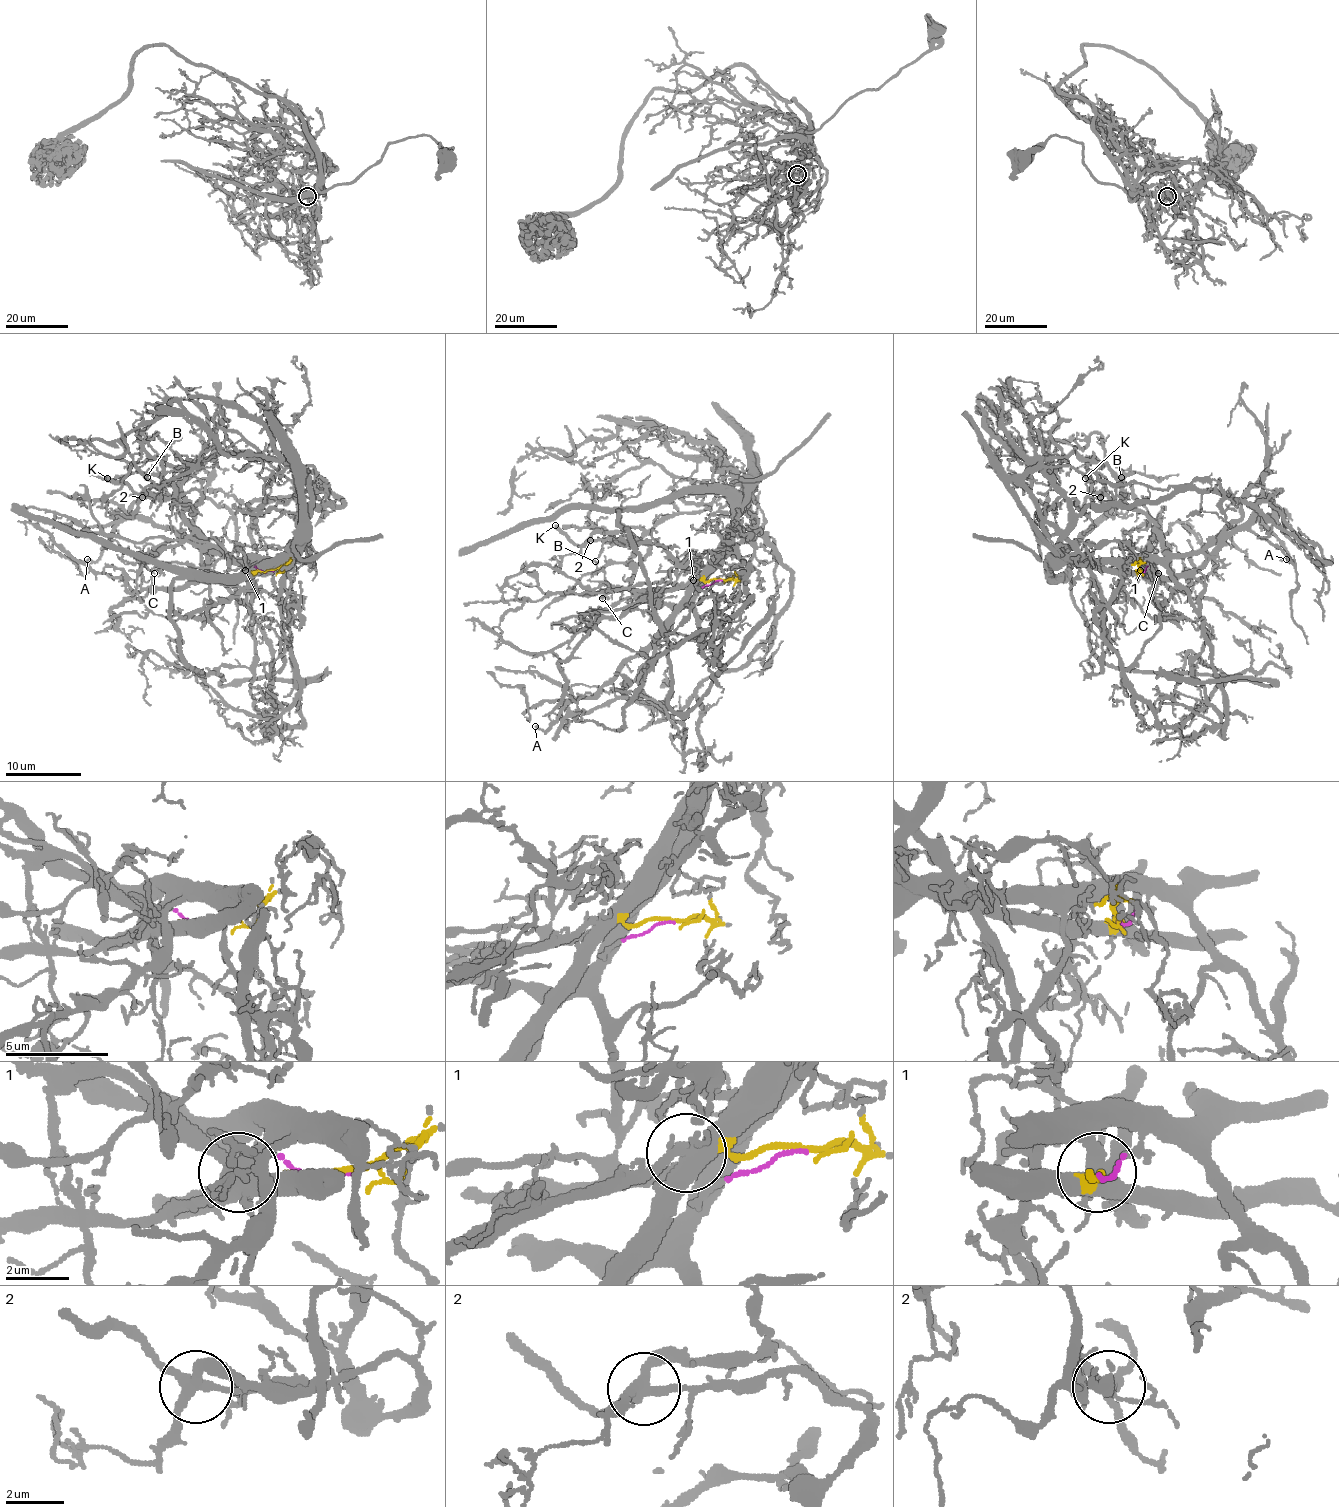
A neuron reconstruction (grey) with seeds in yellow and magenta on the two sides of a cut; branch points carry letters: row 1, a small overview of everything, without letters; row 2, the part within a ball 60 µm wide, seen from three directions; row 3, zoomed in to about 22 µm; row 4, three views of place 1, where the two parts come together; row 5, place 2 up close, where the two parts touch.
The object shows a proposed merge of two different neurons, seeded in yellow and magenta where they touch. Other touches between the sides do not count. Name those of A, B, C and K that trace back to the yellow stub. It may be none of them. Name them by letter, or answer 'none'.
C

